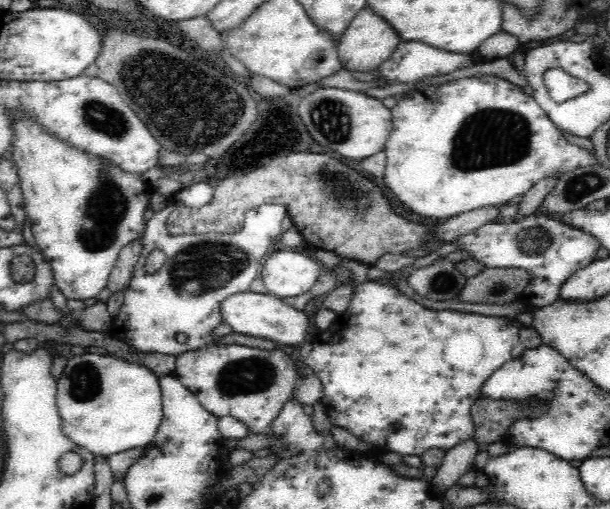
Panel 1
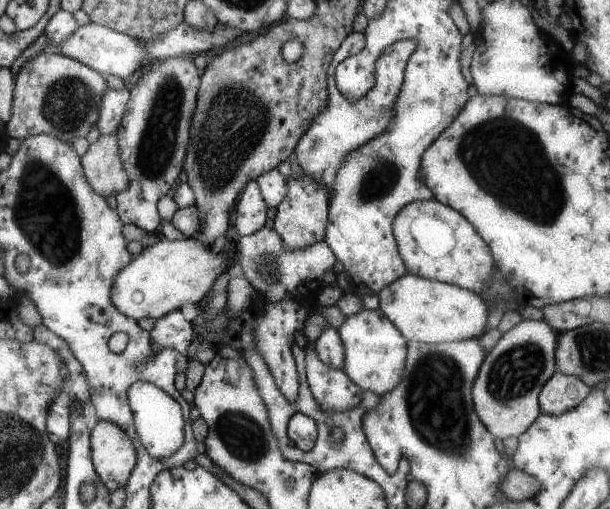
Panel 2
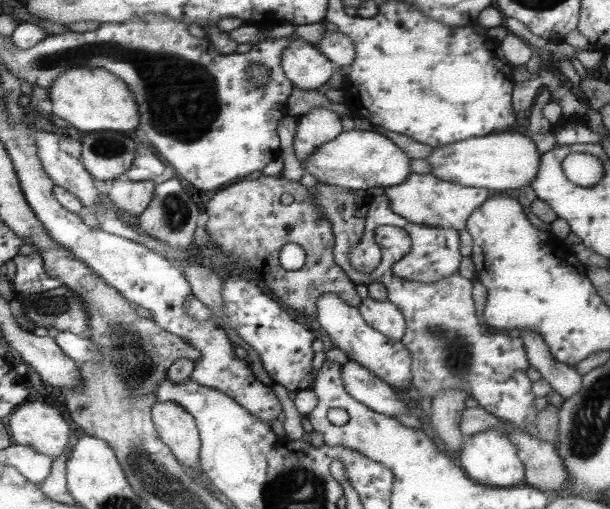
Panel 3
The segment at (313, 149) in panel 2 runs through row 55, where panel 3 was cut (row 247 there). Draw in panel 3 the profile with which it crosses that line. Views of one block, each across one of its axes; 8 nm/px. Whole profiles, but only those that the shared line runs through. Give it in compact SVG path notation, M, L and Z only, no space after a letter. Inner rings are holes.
M321 184L317 190L311 190L323 208L325 218L333 222L333 232L337 238L337 246L333 248L333 262L343 268L343 272L355 284L369 284L379 280L387 288L387 300L399 308L399 314L405 320L405 336L403 346L409 348L411 354L411 374L413 386L421 392L421 396L435 396L441 390L465 390L473 396L485 412L491 412L497 418L511 422L517 428L523 428L523 420L537 422L535 408L531 406L533 392L531 380L527 376L527 350L523 340L505 334L483 334L479 320L475 316L475 308L471 304L471 282L461 278L457 272L449 278L437 282L411 282L393 274L393 264L409 256L413 242L409 234L399 228L379 226L375 230L375 244L381 248L381 262L371 272L359 272L349 266L349 254L359 244L365 232L365 218L369 198L357 198L345 188Z

